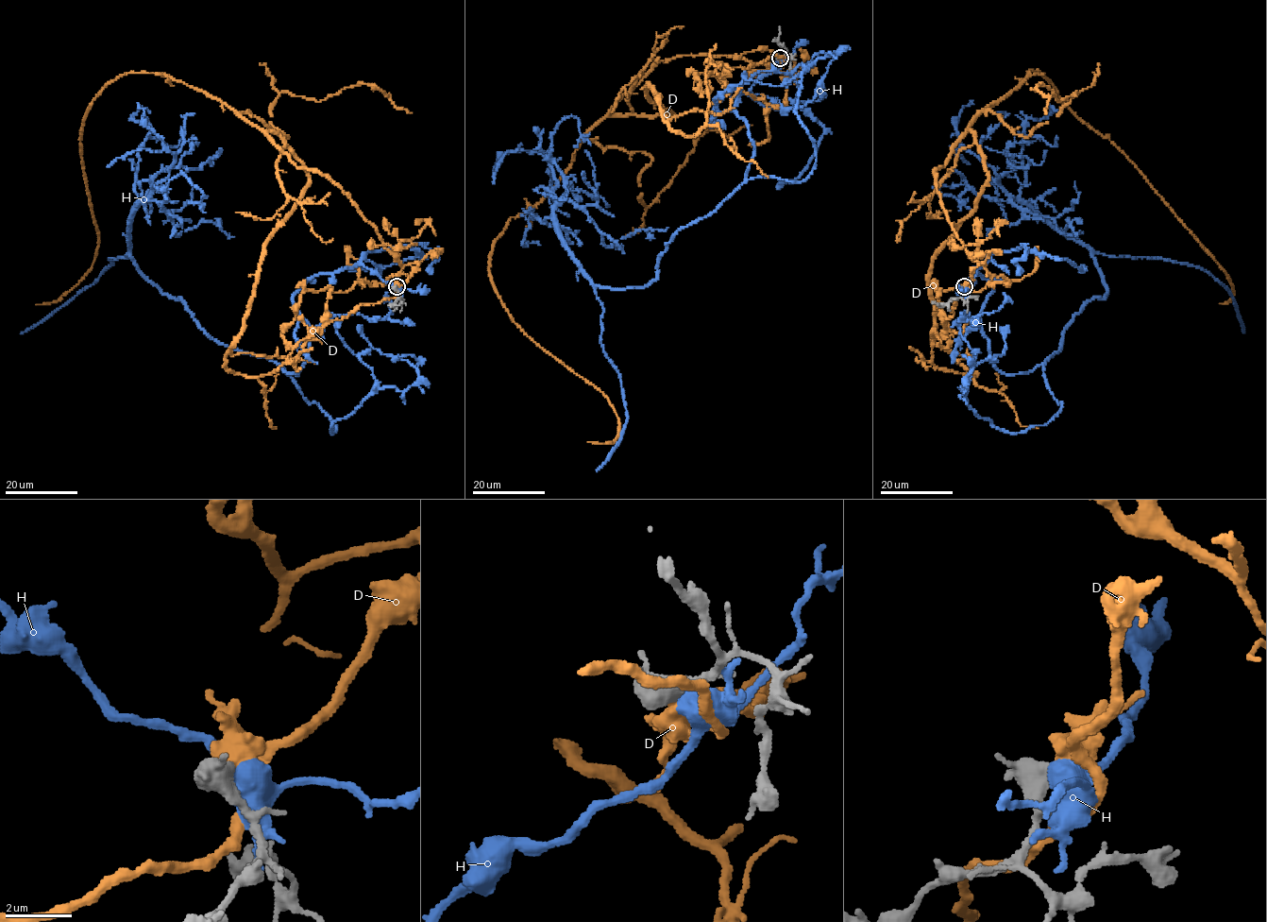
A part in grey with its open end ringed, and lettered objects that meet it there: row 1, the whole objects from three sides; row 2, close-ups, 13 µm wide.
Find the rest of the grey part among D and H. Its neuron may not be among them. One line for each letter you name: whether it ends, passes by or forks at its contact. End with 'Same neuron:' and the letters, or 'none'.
Same neuron: none

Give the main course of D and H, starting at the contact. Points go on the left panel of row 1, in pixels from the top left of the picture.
D: (396, 287), (417, 264), (400, 266), (338, 186), (204, 92), (126, 72), (79, 137), (96, 257), (36, 305)
H: (396, 288), (362, 264), (307, 280), (297, 373), (218, 343), (128, 242), (160, 171), (220, 147)

